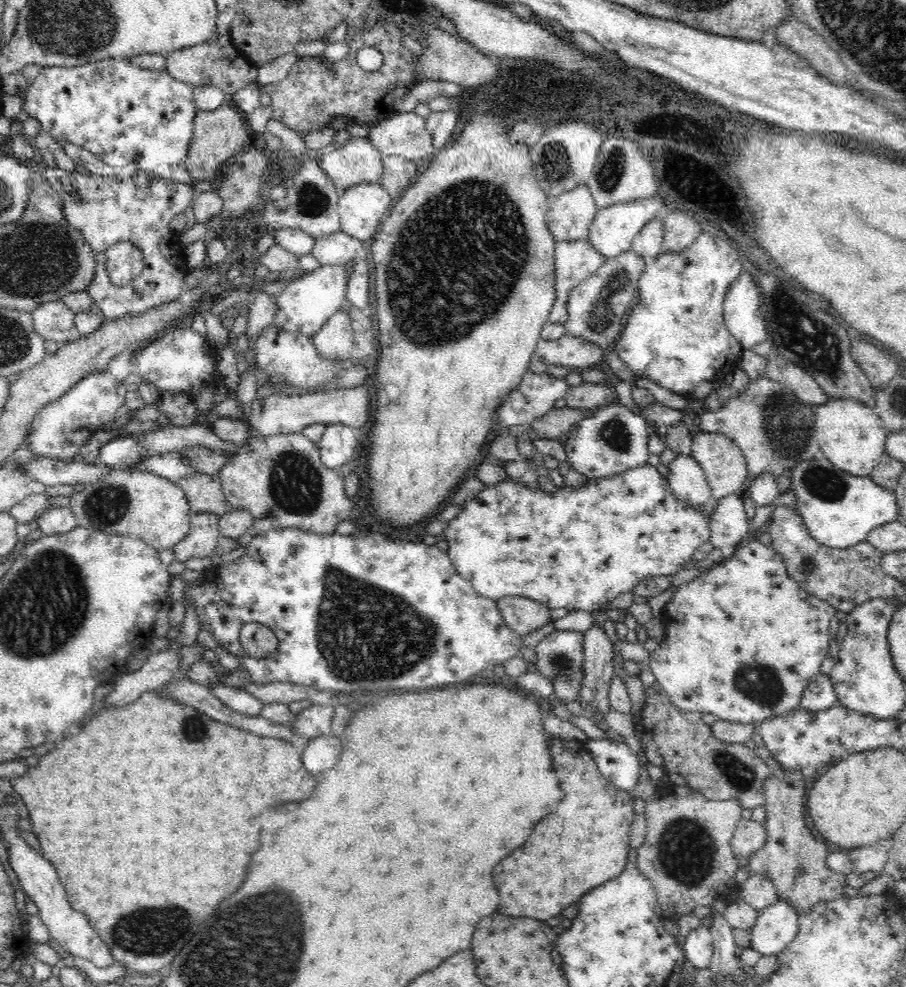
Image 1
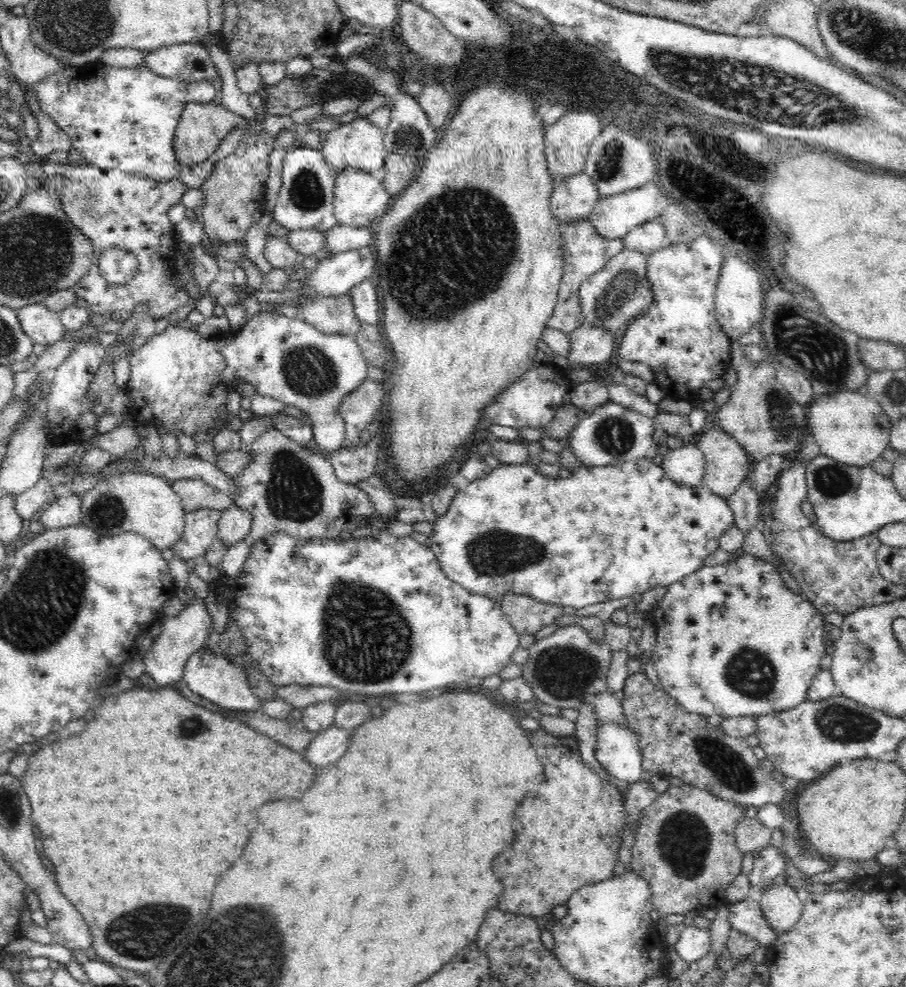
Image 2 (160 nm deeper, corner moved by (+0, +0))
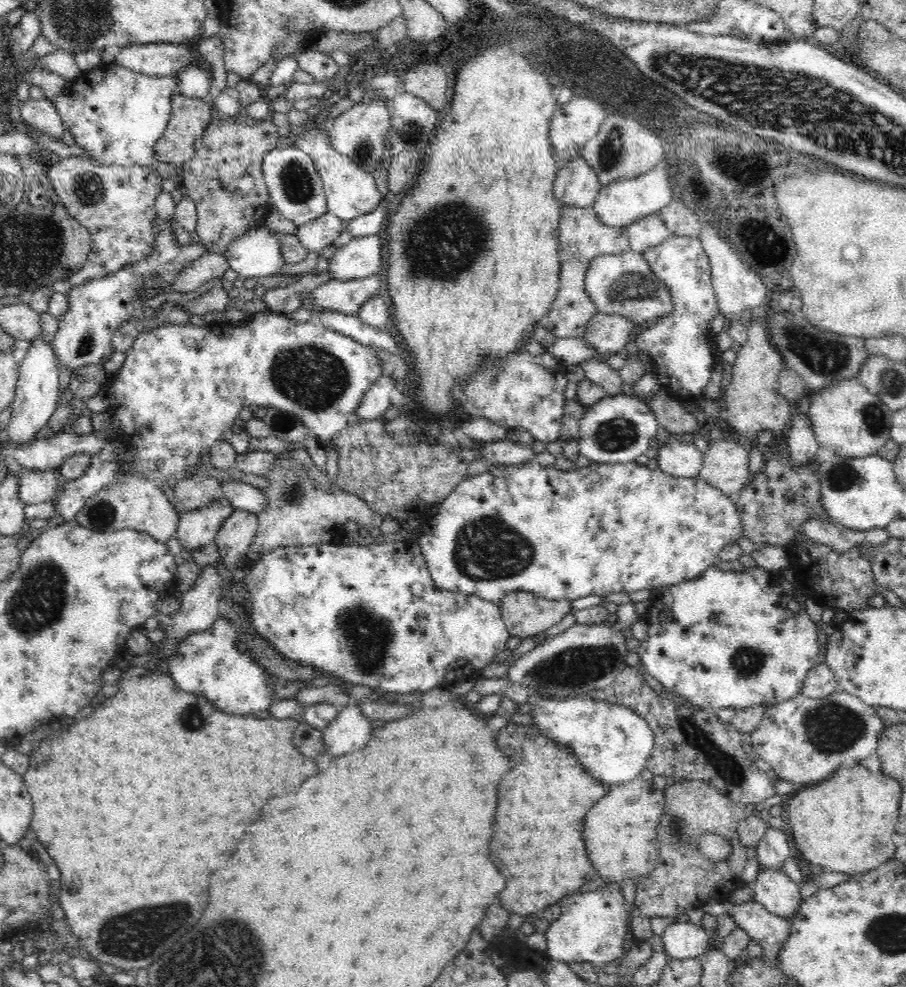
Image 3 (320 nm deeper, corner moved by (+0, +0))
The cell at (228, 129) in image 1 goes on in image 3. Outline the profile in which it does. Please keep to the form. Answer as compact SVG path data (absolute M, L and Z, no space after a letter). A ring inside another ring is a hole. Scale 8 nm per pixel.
M180 93L171 96L171 117L164 136L155 144L155 158L180 166L193 157L195 140L211 121L211 106L201 98L188 98Z

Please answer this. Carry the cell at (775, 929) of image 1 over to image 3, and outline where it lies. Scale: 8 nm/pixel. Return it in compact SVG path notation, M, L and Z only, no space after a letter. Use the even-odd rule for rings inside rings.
M760 867L752 887L754 900L763 904L768 912L787 919L792 919L803 901L800 885L782 869Z

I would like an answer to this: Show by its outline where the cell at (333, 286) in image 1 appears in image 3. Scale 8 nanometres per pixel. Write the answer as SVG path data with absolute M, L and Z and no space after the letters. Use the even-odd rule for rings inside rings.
M378 234L353 238L329 260L332 280L364 280L382 270L382 238Z

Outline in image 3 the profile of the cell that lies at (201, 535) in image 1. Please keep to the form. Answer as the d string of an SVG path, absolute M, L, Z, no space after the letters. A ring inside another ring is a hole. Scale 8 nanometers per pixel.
M225 498L217 499L208 507L184 513L179 520L176 538L193 551L214 542L224 521L235 508Z

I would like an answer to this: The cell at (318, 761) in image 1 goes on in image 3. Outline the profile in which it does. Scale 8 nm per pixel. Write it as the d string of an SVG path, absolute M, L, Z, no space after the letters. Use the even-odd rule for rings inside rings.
M351 701L346 707L339 709L336 719L322 732L326 760L364 748L366 742L370 741L373 729L371 720L364 716L361 706Z

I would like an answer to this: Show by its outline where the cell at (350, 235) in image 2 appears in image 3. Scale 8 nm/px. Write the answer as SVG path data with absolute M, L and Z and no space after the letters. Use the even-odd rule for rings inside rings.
M389 194L380 201L376 208L364 213L364 216L358 216L349 221L349 224L346 225L350 234L354 238L362 238L362 236L372 236L384 230L388 216L393 211L399 197Z

